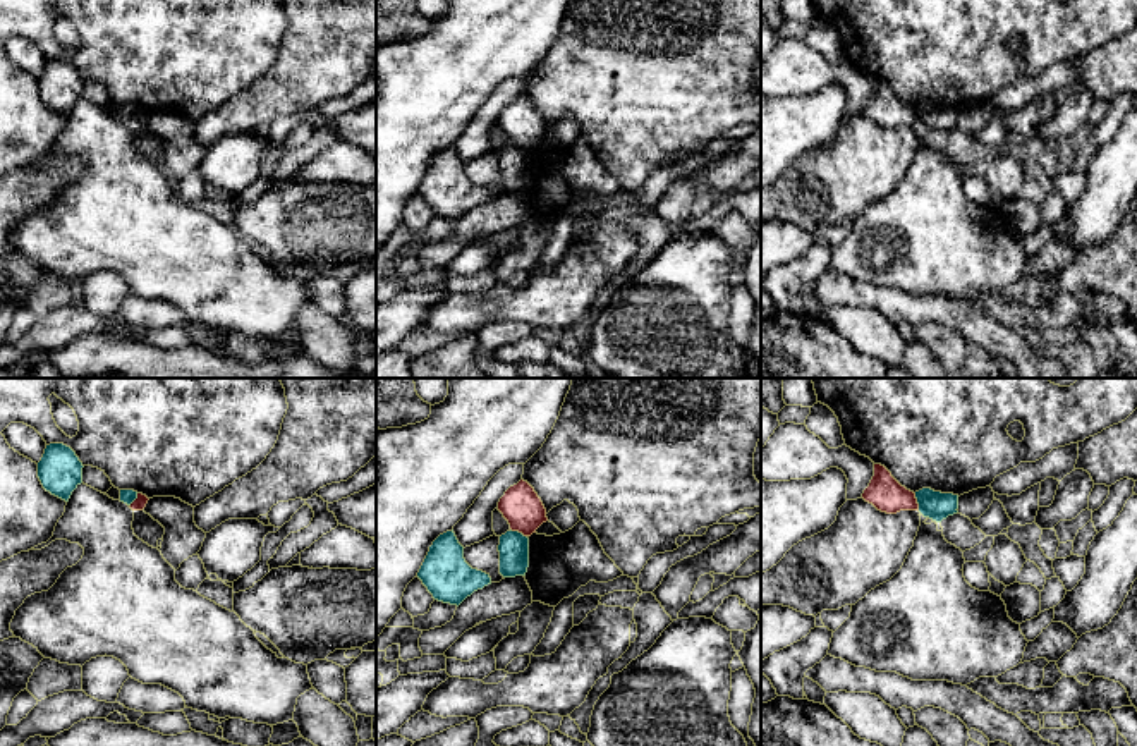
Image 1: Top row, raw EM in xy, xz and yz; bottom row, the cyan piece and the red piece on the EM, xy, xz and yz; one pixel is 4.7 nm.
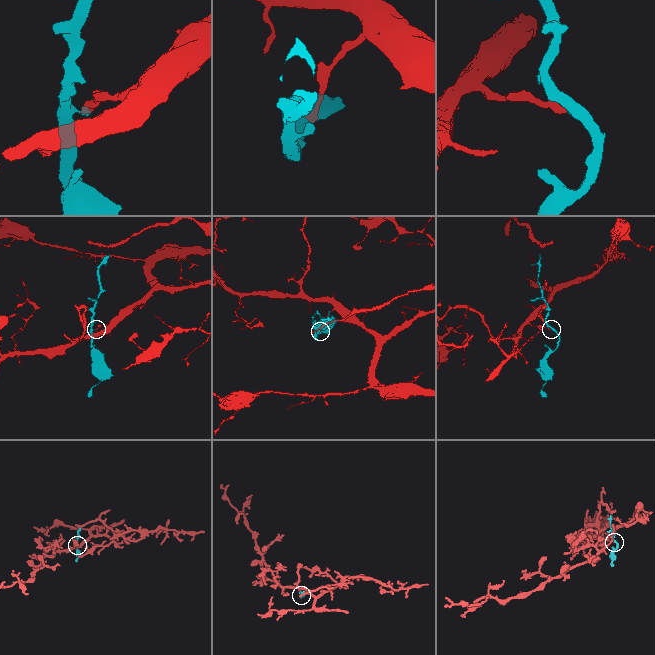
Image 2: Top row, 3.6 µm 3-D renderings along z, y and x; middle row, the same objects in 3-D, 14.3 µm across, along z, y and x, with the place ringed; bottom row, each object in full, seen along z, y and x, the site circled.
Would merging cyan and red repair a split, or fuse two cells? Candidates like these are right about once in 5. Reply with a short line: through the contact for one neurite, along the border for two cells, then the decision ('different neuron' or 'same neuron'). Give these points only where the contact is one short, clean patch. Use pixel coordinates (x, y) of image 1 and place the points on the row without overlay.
line xz (510, 143), (526, 152); different neuron

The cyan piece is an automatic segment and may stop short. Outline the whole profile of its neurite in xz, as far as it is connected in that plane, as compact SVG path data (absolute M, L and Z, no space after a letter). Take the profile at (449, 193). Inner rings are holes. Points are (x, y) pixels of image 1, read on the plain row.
M453 144L440 150L417 187L435 215L460 220L474 206L491 199L489 189L472 184Z

